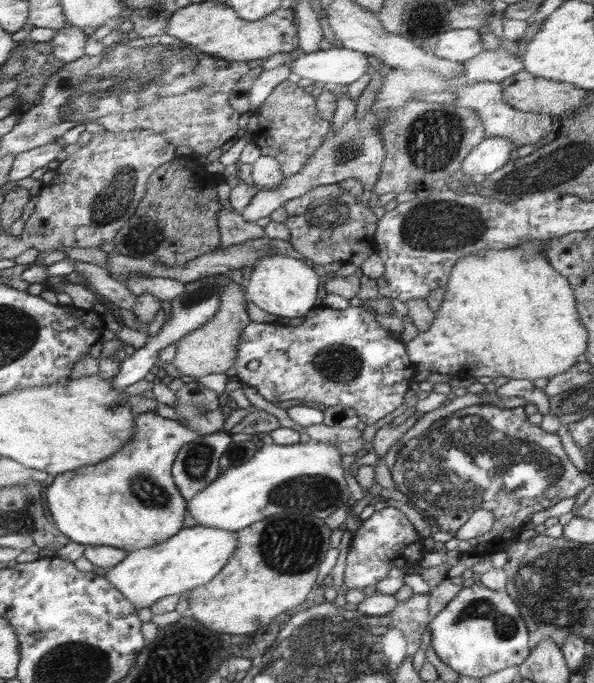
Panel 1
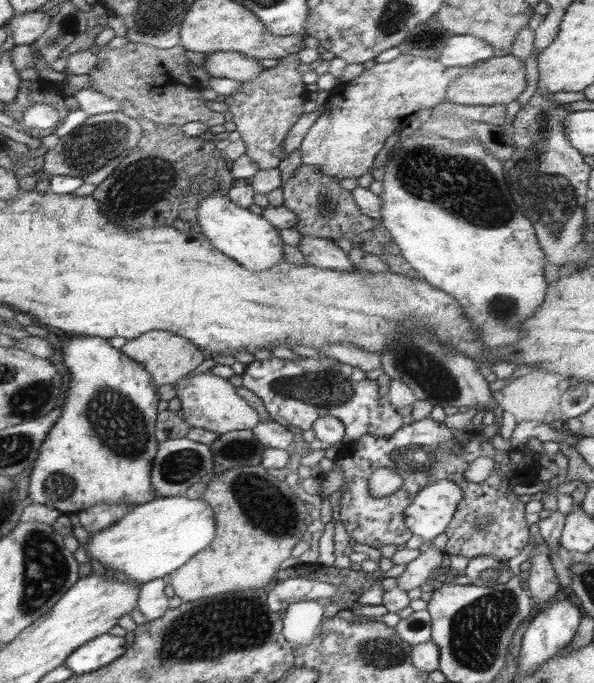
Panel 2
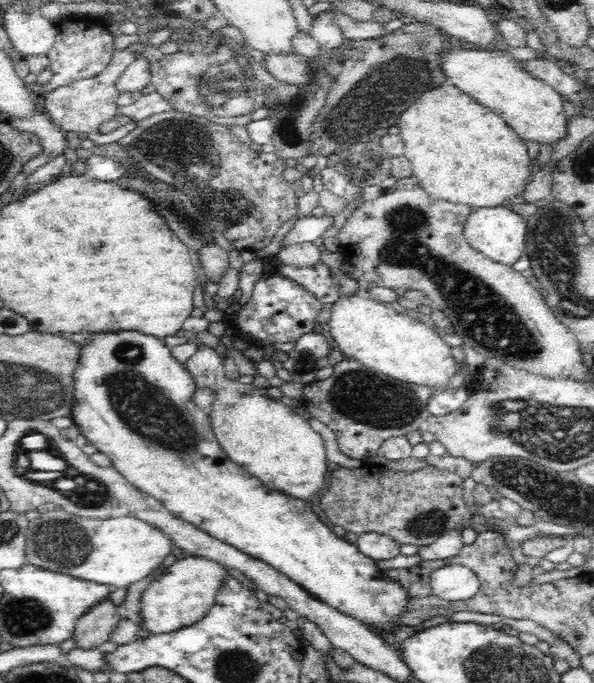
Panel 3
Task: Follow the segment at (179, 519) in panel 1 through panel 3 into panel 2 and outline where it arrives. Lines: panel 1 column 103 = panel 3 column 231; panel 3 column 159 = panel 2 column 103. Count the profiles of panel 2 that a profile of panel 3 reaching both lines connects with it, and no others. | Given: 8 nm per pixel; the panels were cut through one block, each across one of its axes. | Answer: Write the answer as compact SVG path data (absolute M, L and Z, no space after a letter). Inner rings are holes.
M75 335L60 344L62 362L68 368L68 401L59 405L62 412L46 435L30 475L32 502L58 509L61 513L79 513L101 502L135 506L157 497L151 474L159 442L154 438L158 392L147 368L115 348L107 338Z

